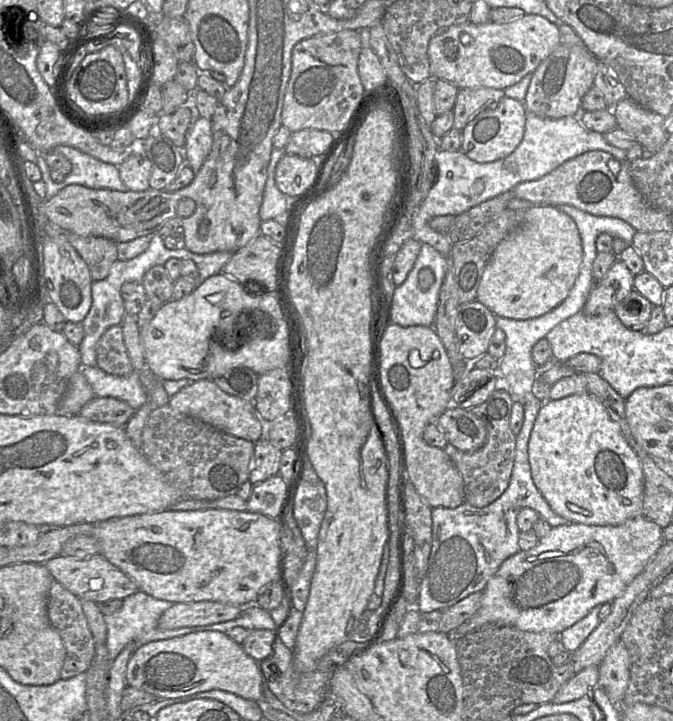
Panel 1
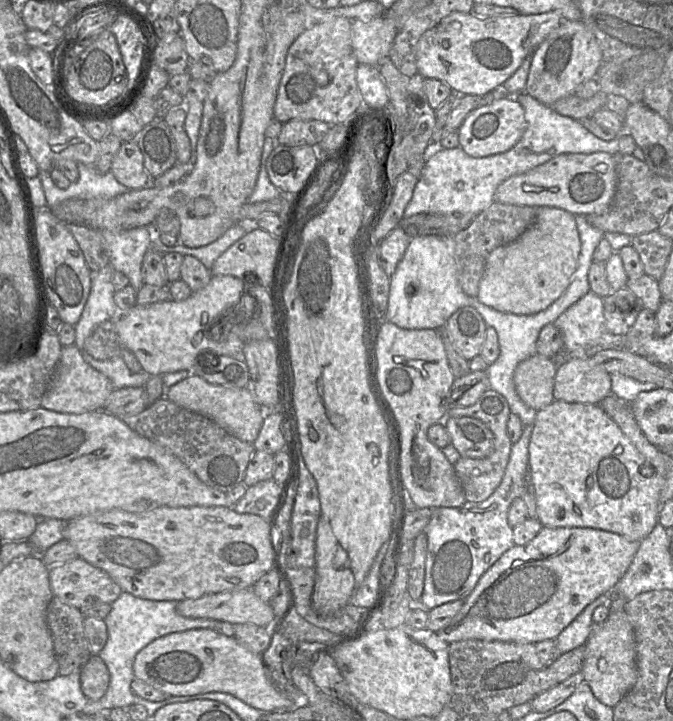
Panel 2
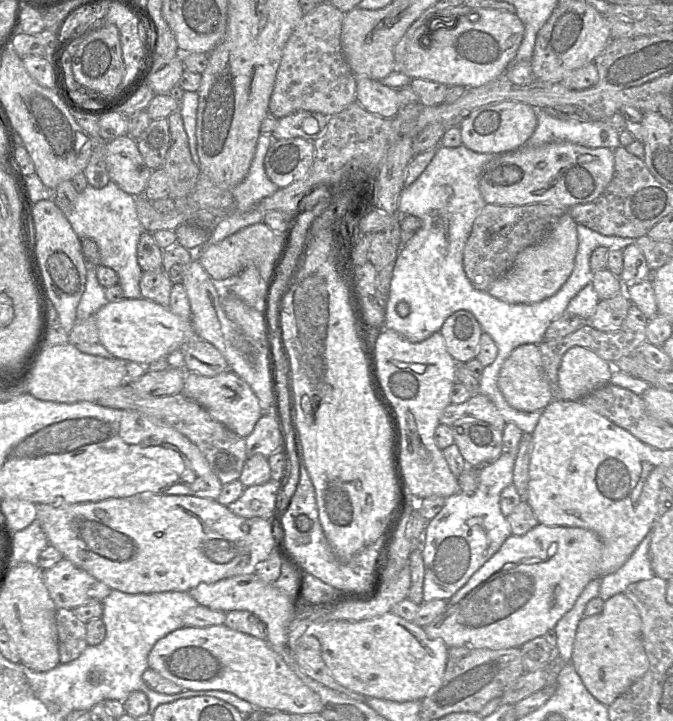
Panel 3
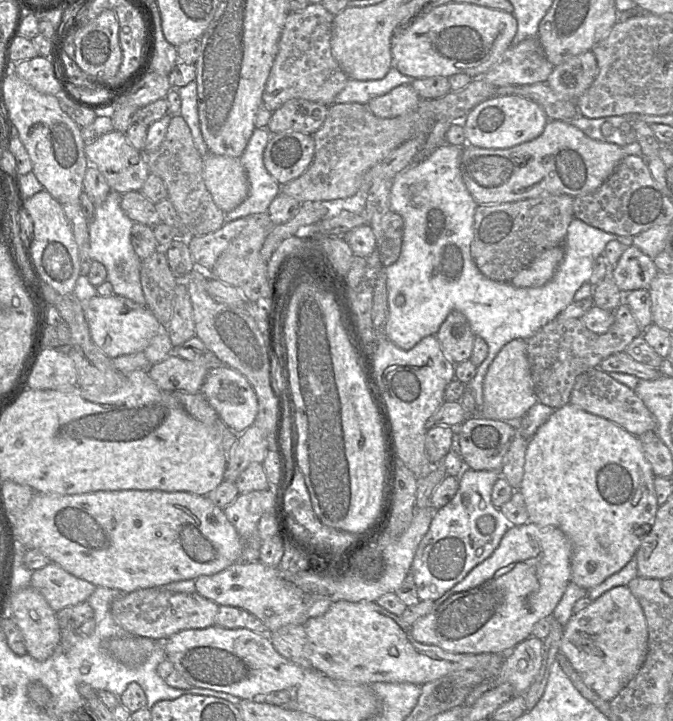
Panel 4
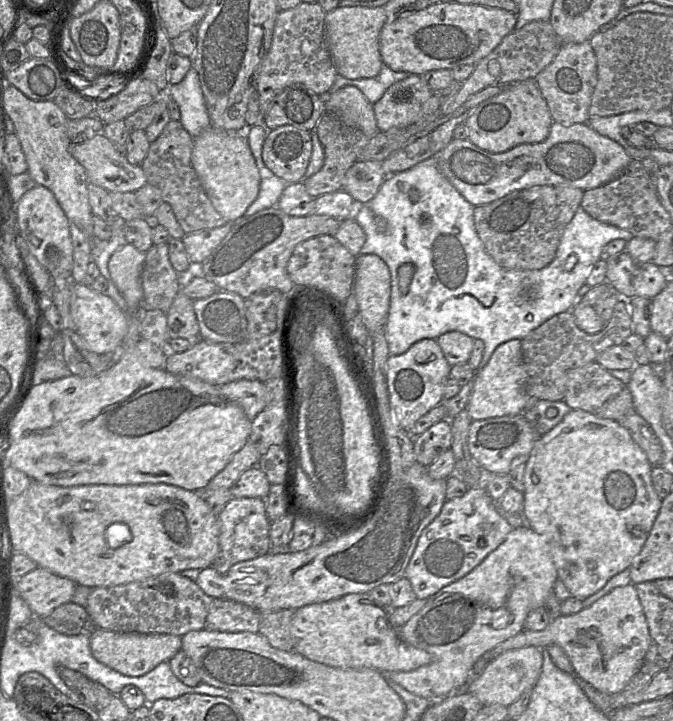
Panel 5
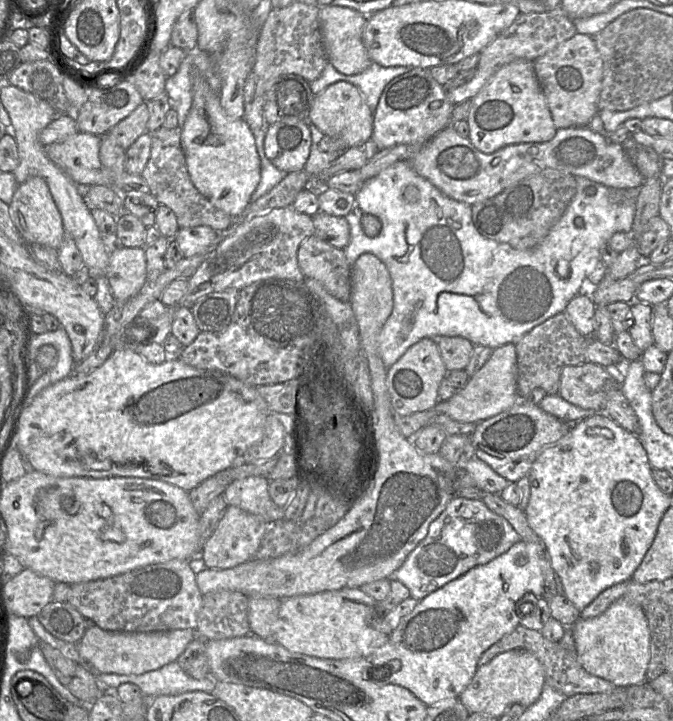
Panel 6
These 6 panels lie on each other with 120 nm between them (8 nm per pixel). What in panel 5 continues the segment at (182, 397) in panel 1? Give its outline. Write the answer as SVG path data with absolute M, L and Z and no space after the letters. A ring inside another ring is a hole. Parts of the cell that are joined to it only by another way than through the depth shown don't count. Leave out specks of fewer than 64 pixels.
M236 380L219 386L220 392L230 401L238 404L253 420L269 403L270 394L264 382L258 380Z

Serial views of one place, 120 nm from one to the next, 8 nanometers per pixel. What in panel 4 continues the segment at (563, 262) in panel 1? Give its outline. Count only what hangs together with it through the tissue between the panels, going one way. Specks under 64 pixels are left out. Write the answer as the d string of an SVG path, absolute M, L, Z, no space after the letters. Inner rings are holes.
M564 245L548 249L520 271L510 283L519 288L541 287L553 278L563 258Z

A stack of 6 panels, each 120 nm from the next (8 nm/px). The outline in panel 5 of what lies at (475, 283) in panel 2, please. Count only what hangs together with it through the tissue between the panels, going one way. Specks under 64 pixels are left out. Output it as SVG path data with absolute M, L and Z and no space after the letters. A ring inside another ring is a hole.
M534 186L516 190L474 209L474 223L487 253L509 270L539 270L554 259L561 237L571 222L585 191L568 186Z

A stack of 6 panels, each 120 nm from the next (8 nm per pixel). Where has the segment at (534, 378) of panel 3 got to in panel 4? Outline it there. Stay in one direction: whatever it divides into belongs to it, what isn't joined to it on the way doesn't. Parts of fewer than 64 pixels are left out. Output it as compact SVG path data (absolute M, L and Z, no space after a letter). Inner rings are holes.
M514 339L502 347L488 368L483 382L482 406L477 408L477 416L516 423L537 402L527 341Z

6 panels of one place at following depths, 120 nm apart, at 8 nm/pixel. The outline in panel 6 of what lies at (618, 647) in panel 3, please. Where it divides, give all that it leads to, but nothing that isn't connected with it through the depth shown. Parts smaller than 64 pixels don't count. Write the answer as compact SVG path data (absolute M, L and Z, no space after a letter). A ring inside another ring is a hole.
M622 596L597 617L578 619L571 627L575 651L582 667L590 674L611 682L616 687L628 687L646 682L650 661L650 632L642 607Z

